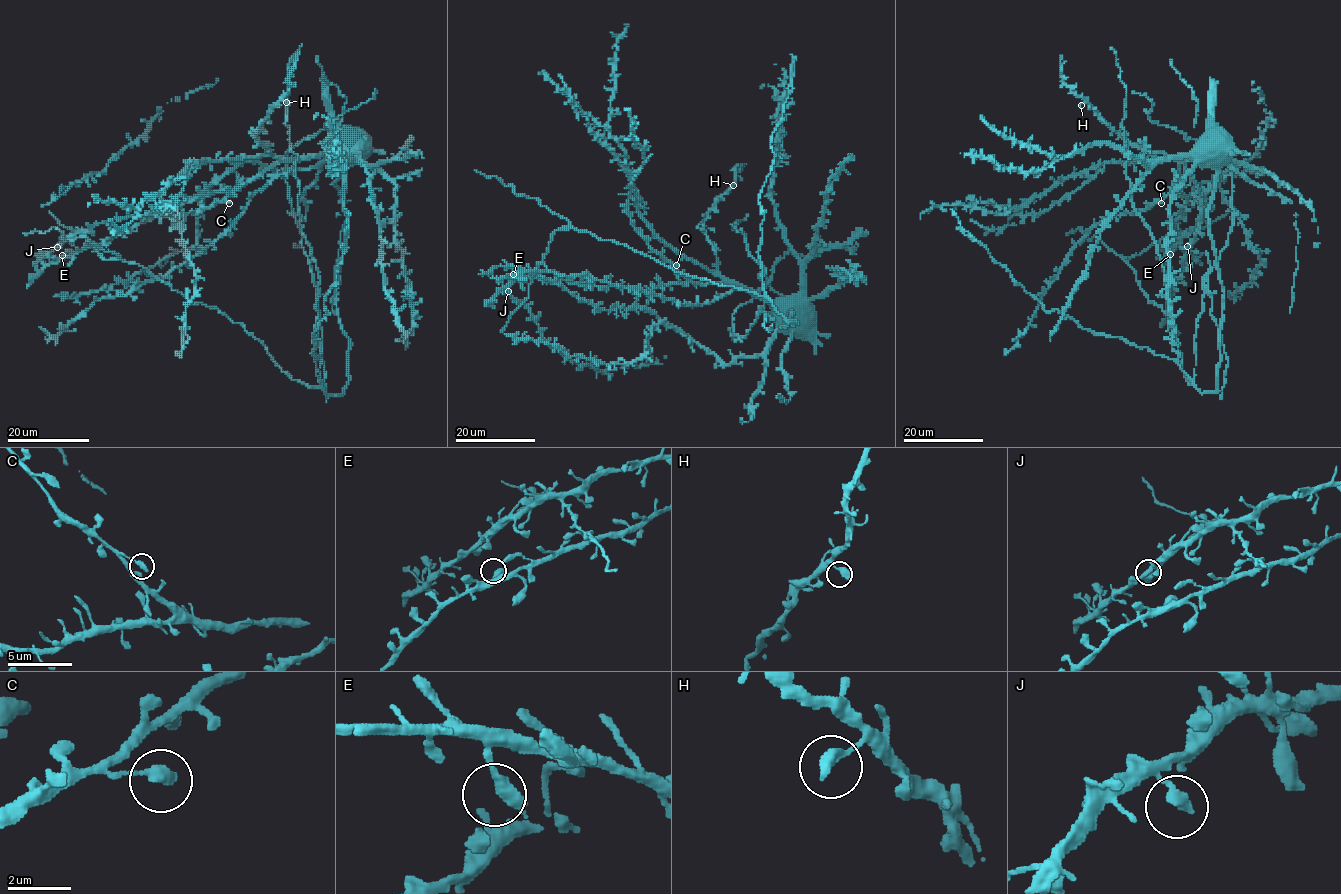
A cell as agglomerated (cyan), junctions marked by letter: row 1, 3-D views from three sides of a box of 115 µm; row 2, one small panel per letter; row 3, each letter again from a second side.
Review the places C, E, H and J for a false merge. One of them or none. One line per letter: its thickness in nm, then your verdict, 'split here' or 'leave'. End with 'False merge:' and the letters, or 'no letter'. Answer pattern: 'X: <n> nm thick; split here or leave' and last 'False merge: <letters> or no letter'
C: 440 nm thick; leave
E: 500 nm thick; leave
H: 500 nm thick; leave
J: 440 nm thick; leave
False merge: no letter

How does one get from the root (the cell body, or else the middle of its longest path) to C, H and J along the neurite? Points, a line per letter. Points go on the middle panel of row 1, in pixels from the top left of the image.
C: (790, 306), (783, 300), (759, 298), (734, 284), (691, 282), (671, 263), (677, 265)
H: (790, 306), (783, 300), (759, 298), (730, 282), (719, 271), (716, 251), (706, 233), (704, 219), (733, 185)
J: (790, 306), (783, 300), (759, 298), (728, 283), (682, 282), (634, 290), (516, 277), (506, 287), (508, 291)

